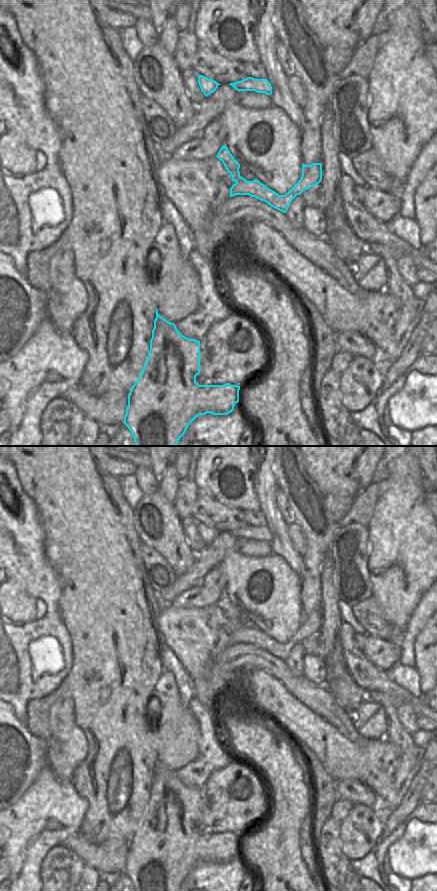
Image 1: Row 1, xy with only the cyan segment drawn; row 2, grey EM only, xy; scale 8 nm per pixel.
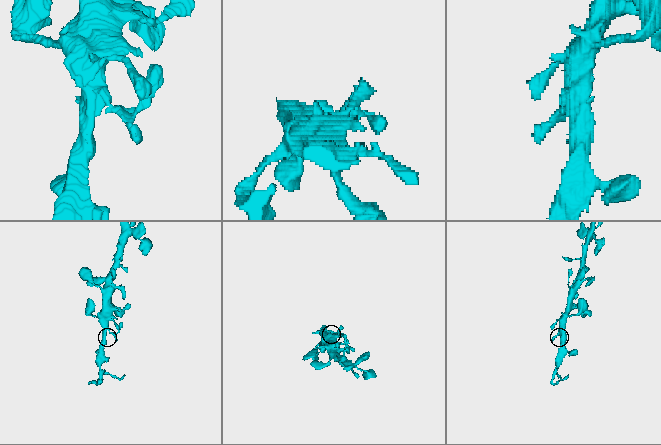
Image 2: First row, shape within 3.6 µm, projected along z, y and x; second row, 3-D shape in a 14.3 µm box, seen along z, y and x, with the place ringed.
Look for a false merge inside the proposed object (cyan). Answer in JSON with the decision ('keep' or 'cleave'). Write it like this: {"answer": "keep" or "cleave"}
{"answer": "keep"}

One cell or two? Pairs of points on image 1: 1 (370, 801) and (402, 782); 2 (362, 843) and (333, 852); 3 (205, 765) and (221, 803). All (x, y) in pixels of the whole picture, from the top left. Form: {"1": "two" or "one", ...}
{"1": "two", "2": "two", "3": "two"}

